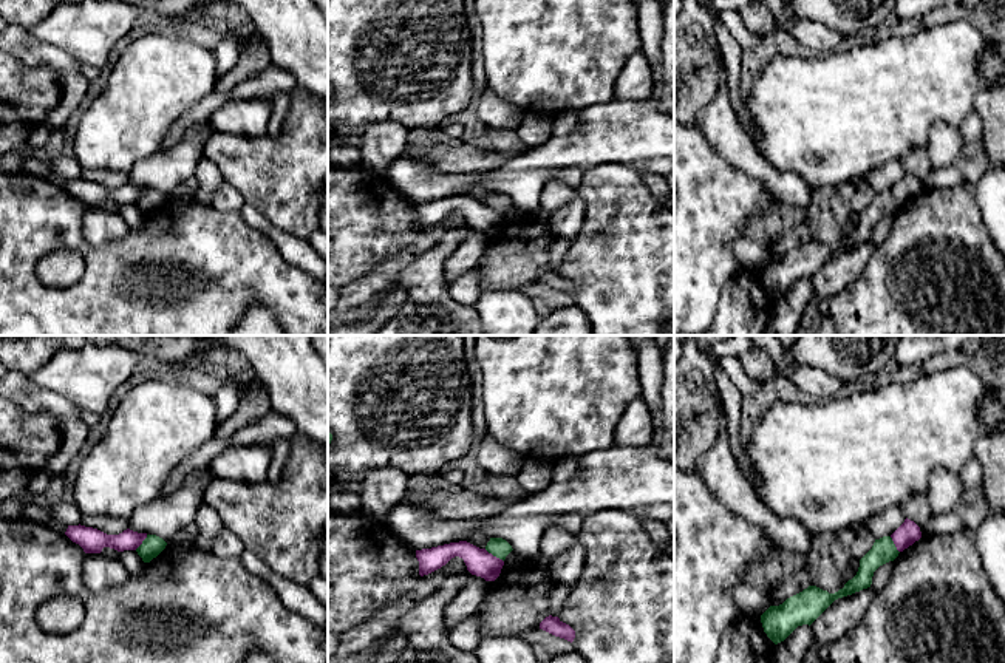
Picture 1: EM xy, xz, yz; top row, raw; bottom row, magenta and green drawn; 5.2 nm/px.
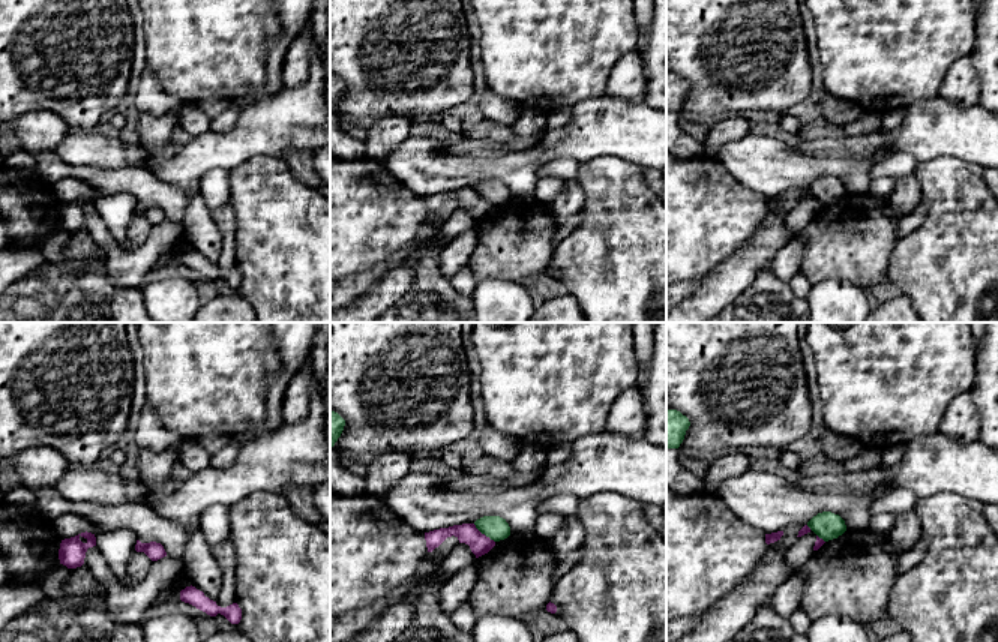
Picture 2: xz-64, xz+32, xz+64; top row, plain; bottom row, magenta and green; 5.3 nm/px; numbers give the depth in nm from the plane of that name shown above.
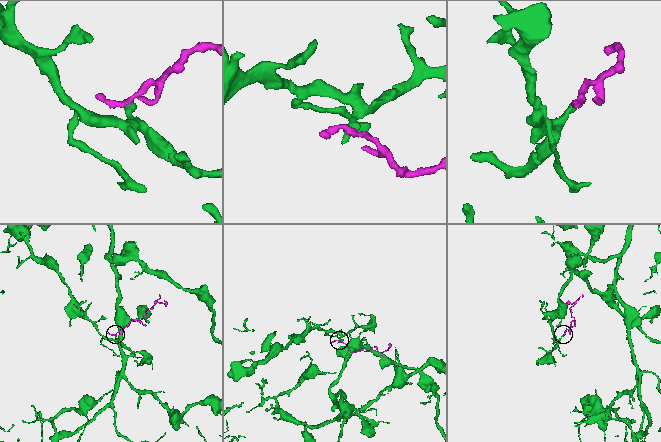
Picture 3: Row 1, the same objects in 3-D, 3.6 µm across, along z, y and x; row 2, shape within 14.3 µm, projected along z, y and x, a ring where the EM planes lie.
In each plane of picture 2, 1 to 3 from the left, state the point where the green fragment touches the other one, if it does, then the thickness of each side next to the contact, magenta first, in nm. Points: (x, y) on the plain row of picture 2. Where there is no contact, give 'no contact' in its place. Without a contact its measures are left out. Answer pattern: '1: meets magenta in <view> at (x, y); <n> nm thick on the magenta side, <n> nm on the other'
1: no contact
2: meets magenta in xz+32 at (483, 198); 110 nm thick on the magenta side, 130 nm on the other
3: meets magenta in xz+64 at (821, 203); 50 nm thick on the magenta side, 150 nm on the other

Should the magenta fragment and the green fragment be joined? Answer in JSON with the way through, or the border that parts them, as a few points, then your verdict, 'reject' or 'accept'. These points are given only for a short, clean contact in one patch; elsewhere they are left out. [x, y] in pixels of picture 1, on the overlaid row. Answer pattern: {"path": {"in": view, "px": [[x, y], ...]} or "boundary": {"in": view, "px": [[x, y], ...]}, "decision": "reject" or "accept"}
{"boundary": {"in": "xz", "px": [[484, 549], [503, 561]]}, "decision": "reject"}

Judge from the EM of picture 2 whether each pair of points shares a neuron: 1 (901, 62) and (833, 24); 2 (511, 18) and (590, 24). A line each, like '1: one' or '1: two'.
1: one
2: one

